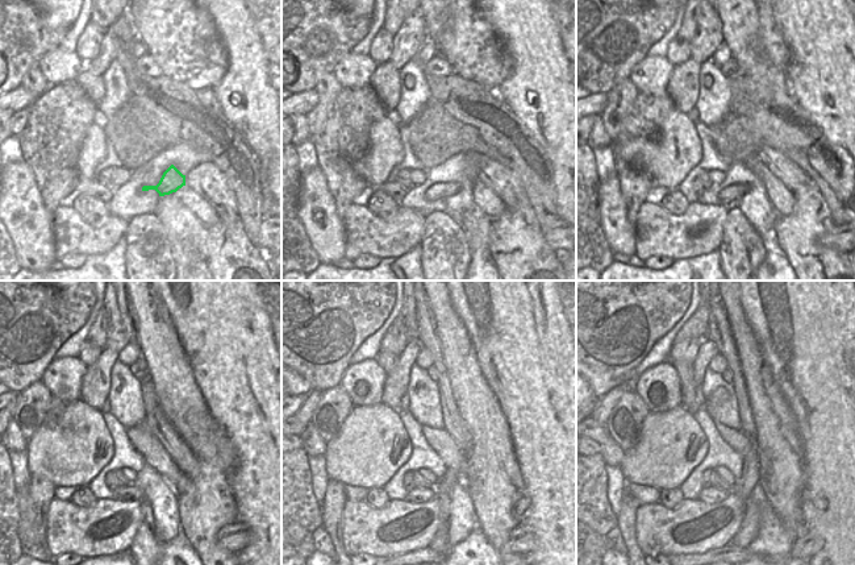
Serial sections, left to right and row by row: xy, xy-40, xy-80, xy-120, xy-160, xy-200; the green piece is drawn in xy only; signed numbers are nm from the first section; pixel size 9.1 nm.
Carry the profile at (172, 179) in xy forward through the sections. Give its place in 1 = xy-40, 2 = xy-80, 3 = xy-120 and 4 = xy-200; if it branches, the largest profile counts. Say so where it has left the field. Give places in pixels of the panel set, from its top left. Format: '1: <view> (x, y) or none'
1: xy-40 (436, 191)
2: xy-80 (729, 194)
3: xy-120 (130, 493)
4: xy-200 (710, 494)

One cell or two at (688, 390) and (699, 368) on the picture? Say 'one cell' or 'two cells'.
two cells

